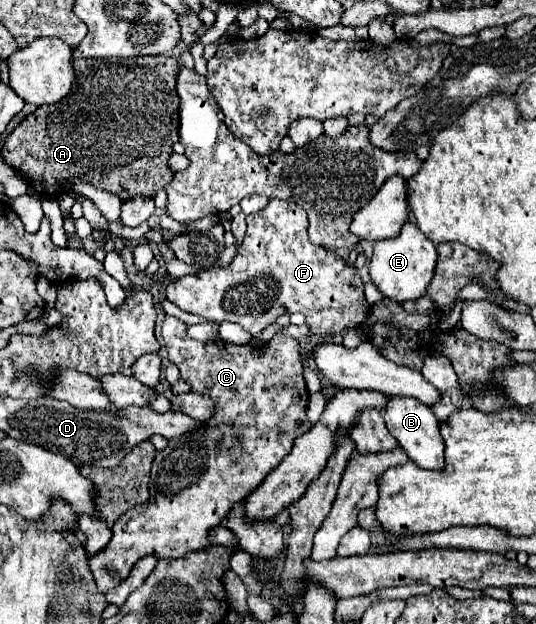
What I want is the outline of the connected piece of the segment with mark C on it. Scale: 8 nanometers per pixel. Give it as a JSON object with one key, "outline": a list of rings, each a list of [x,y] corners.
{"outline":[[[165,316],[163,340],[167,346],[169,360],[177,364],[181,380],[191,384],[197,394],[207,394],[215,400],[215,416],[203,424],[203,430],[185,438],[171,438],[167,448],[157,452],[151,476],[149,476],[149,500],[121,514],[113,524],[113,538],[109,546],[89,558],[91,572],[99,590],[111,590],[127,578],[133,564],[145,554],[157,554],[159,558],[183,558],[189,552],[209,548],[209,532],[223,522],[231,506],[241,498],[249,496],[265,476],[291,452],[293,440],[305,434],[311,424],[305,416],[309,392],[303,380],[303,364],[299,356],[299,342],[291,336],[277,334],[263,350],[253,352],[249,346],[237,346],[227,342],[197,342],[187,336],[187,326],[175,318]]]}

